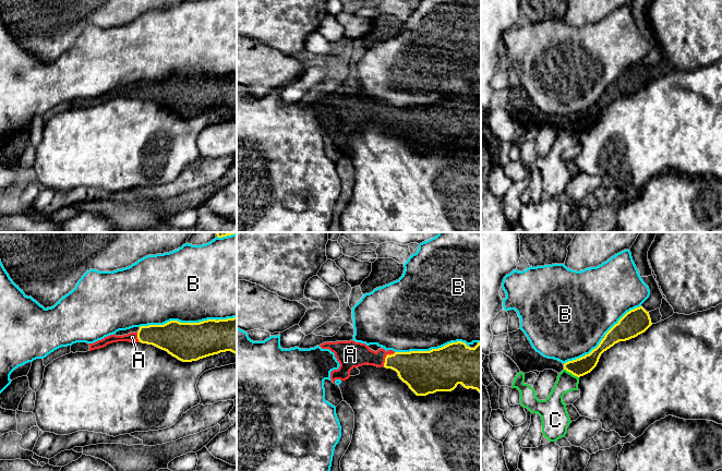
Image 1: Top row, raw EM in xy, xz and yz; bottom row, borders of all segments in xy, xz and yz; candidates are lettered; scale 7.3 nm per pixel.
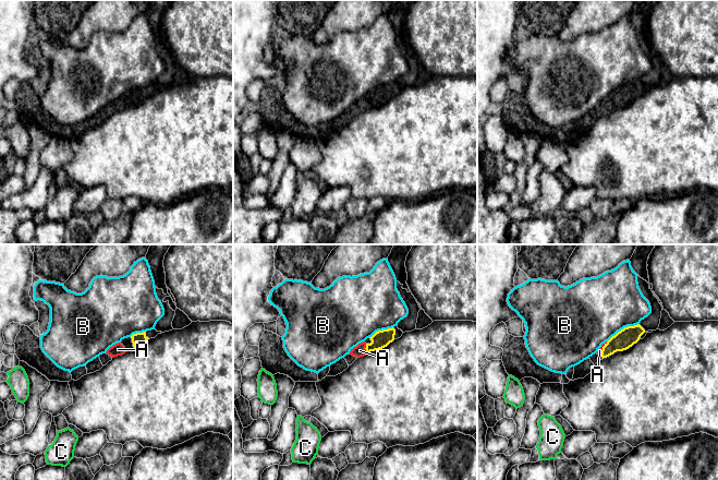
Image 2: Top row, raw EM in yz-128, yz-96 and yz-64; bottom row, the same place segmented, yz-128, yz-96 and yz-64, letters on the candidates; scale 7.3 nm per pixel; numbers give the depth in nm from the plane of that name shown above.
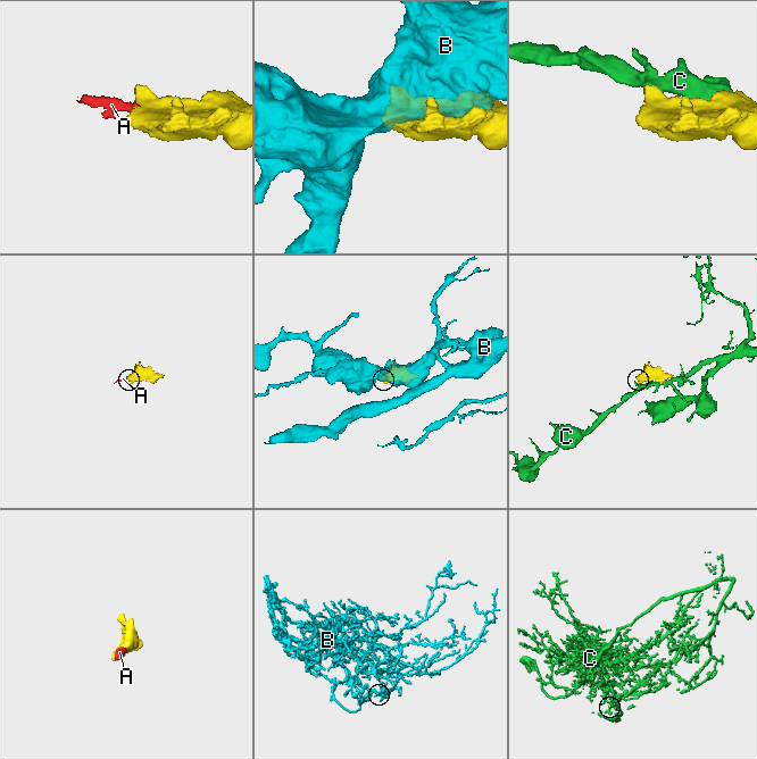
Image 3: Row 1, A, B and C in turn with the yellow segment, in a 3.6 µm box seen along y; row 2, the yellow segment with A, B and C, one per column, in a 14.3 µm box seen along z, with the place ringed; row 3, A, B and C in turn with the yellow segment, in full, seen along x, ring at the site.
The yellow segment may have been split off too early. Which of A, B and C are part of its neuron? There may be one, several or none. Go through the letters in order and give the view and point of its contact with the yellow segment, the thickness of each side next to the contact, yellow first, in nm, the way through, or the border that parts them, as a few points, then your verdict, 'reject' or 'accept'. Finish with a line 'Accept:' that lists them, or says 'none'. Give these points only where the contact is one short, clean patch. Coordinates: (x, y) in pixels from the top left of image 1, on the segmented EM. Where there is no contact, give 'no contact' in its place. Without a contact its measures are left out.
A: meets yellow in xz at (386, 357); 280 nm thick on the yellow side, 190 nm on the other; runs through xz (417, 369), (386, 357), (352, 354); accept
B: meets yellow in xy at (188, 323); 280 nm thick on the yellow side, 500 nm on the other; reject
C: meets yellow in yz at (572, 373); 130 nm thick on the yellow side, 150 nm on the other; reject
Accept: A

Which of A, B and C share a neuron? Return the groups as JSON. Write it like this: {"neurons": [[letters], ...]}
{"neurons": [["A"], ["B"], ["C"]]}

